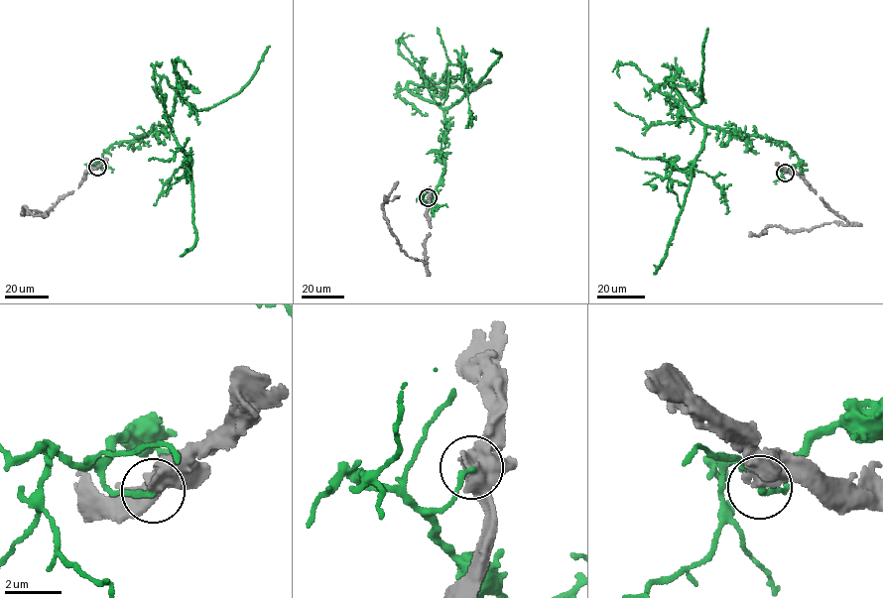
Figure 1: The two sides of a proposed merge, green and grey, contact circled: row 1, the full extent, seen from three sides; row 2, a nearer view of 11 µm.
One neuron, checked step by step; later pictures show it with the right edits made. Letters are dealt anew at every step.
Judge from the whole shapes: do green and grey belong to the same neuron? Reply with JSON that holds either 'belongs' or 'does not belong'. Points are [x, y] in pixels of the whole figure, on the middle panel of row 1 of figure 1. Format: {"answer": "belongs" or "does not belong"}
{"answer": "does not belong"}

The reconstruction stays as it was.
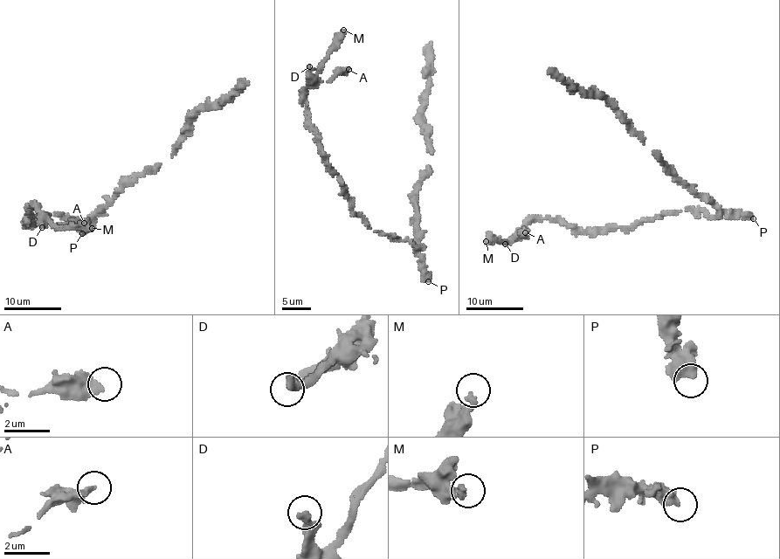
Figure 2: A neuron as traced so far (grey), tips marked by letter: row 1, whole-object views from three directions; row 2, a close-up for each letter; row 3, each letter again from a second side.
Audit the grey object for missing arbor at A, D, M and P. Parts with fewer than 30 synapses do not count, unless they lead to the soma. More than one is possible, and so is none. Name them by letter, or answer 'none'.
D

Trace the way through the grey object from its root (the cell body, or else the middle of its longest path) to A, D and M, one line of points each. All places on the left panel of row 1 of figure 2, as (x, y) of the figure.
A: (79, 225), (73, 219), (45, 214), (33, 224), (25, 222), (36, 204), (51, 223), (84, 223)
D: (79, 225), (73, 219), (45, 214), (33, 224), (25, 222), (33, 205), (44, 221), (42, 227)
M: (79, 225), (73, 219), (45, 214), (33, 224), (25, 222), (36, 204), (41, 217), (56, 228), (92, 228)

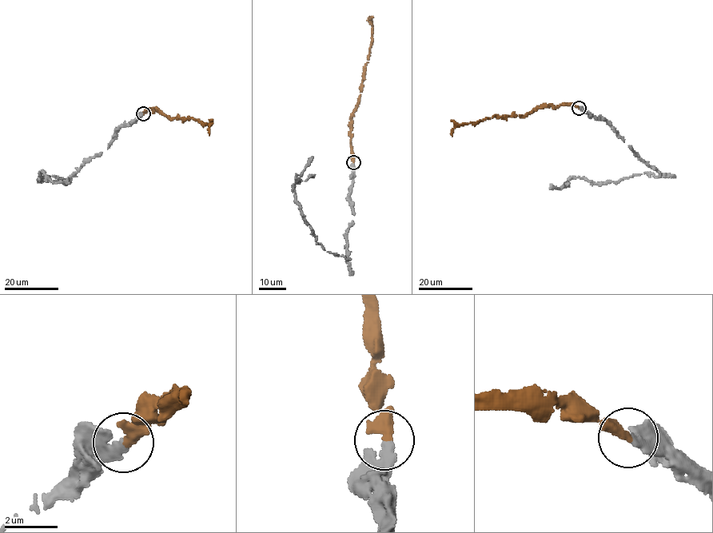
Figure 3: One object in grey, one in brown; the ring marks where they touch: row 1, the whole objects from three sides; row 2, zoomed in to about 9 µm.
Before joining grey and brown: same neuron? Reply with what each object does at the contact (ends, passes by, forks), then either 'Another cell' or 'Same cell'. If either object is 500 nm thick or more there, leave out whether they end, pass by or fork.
At the ring grey ends. At the ring brown ends. Same cell

